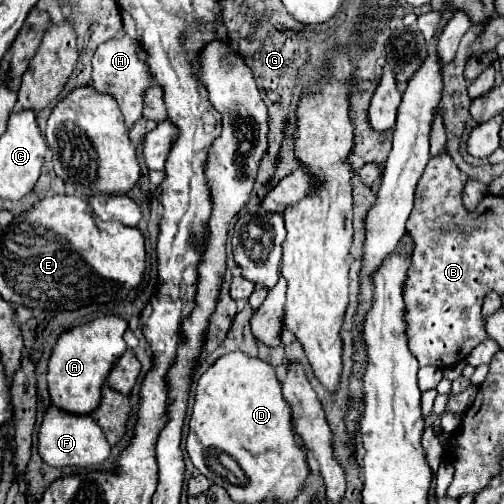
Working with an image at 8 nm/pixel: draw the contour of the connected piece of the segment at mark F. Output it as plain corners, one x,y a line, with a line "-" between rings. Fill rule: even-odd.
50,406
38,430
38,452
42,460
54,468
96,468
108,460
110,444
90,416
66,416
66,412
58,412
58,408

